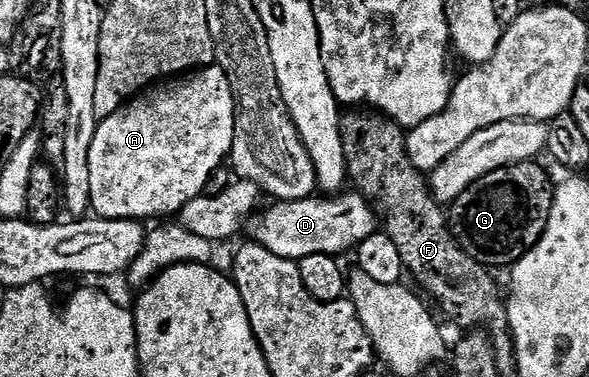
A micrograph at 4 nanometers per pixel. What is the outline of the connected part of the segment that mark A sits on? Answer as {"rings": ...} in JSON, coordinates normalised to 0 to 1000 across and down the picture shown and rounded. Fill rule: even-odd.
{"rings":[[[370,170],[350,172],[343,183],[329,183],[311,199],[301,199],[290,210],[280,210],[236,247],[229,257],[222,260],[209,284],[204,286],[199,300],[187,305],[185,310],[175,313],[165,329],[163,355],[160,358],[160,379],[153,379],[153,528],[156,531],[154,562],[165,576],[178,576],[180,581],[214,581],[216,586],[228,586],[233,581],[246,581],[244,576],[272,576],[265,581],[278,581],[284,565],[292,565],[292,570],[304,568],[309,549],[316,549],[316,538],[323,538],[323,528],[338,523],[345,512],[350,496],[351,480],[357,475],[363,454],[382,435],[384,419],[392,408],[394,382],[397,379],[397,326],[401,324],[401,255],[394,247],[394,233],[390,231],[390,210],[384,210],[384,188],[377,188],[377,178]]]}

